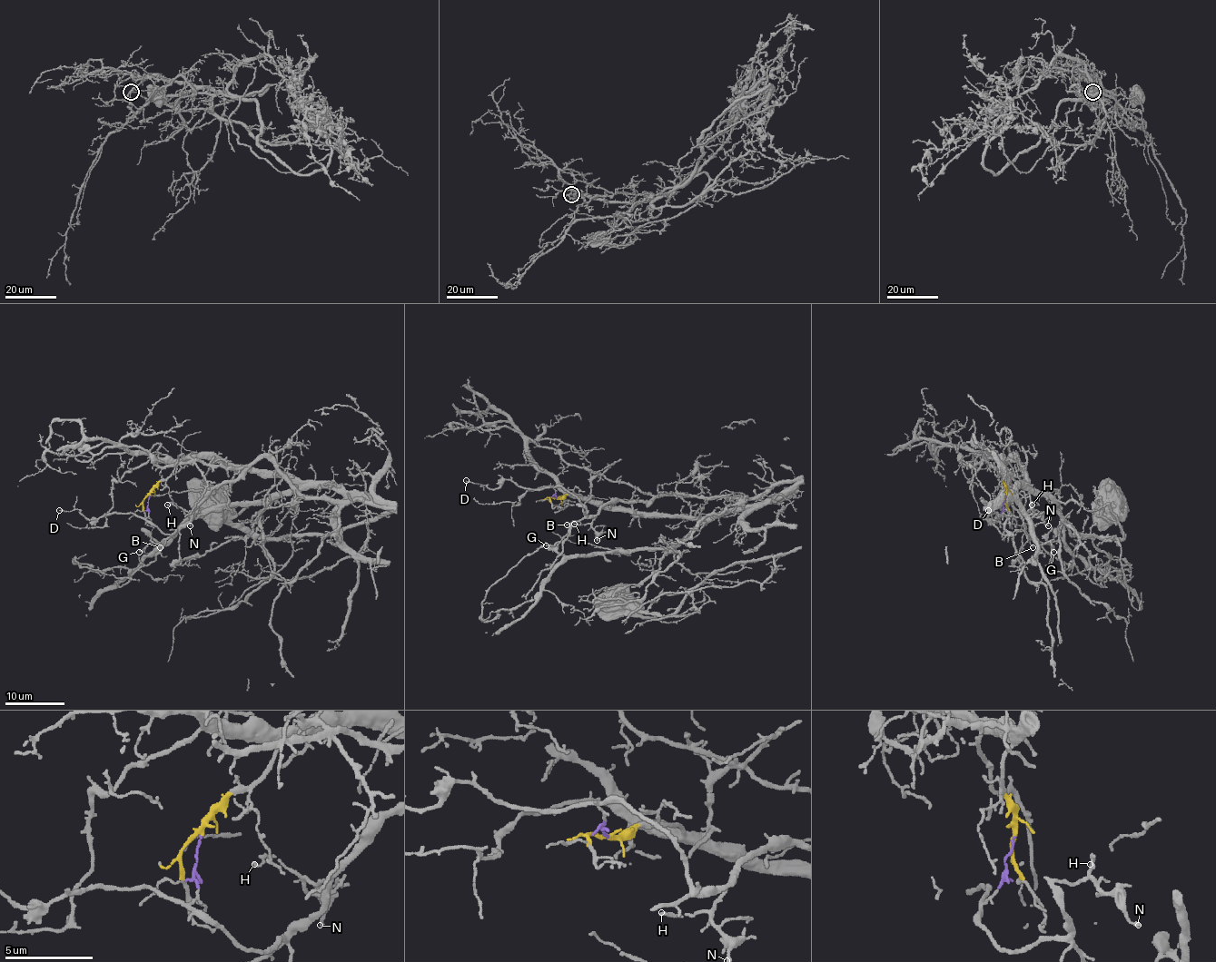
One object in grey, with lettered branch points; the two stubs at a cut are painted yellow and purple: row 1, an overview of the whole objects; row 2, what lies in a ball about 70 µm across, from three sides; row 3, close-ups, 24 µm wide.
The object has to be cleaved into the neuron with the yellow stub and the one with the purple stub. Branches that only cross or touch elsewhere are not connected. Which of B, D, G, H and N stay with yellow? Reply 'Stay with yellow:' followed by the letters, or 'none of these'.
Stay with yellow: none of these

